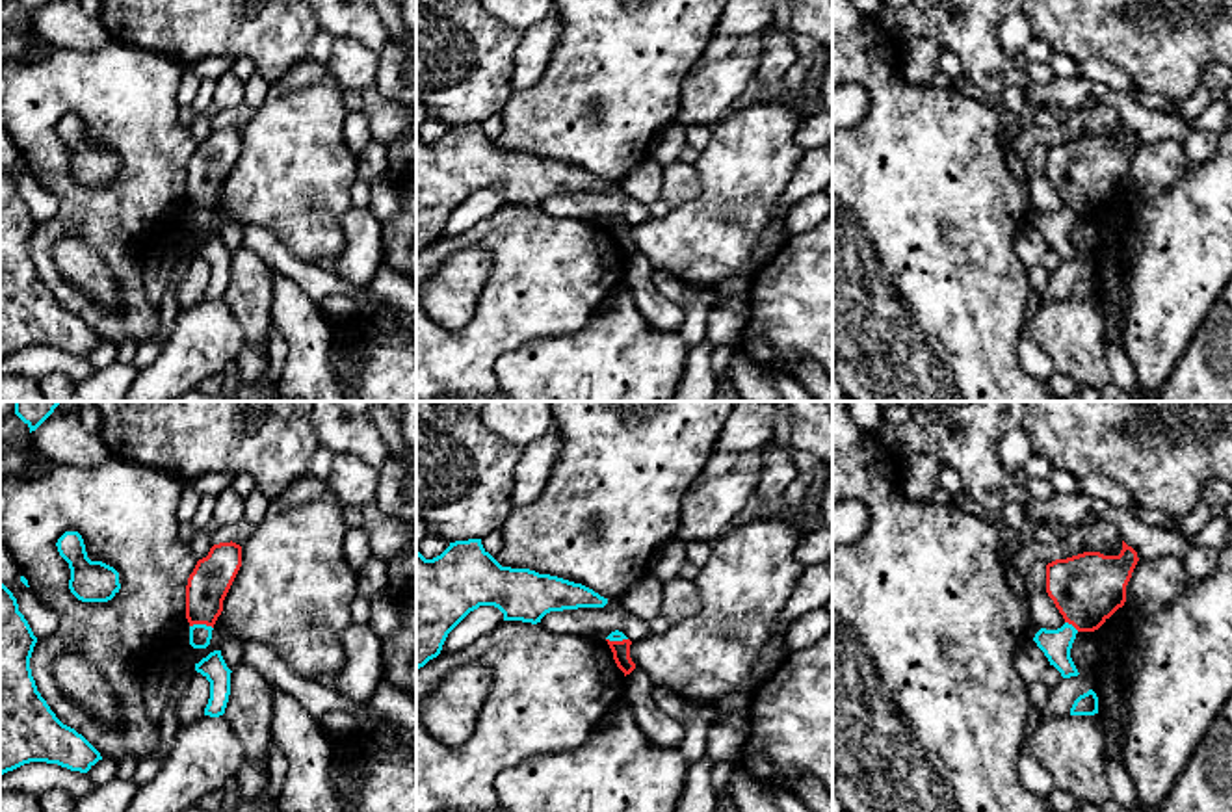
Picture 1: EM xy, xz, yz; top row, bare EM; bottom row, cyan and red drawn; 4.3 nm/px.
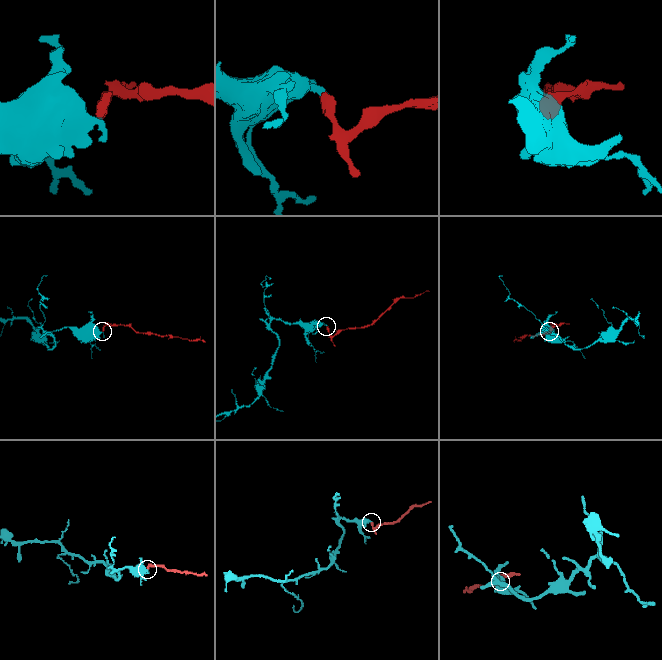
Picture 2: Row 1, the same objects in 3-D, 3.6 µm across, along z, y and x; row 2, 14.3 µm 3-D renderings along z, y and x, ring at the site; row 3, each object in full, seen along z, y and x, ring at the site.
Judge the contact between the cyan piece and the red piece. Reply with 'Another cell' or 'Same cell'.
Another cell

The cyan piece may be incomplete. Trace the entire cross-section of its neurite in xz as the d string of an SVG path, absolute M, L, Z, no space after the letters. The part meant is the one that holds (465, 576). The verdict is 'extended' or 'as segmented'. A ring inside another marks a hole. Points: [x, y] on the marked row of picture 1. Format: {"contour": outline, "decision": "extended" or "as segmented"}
{"contour": "M481 539L450 543L433 559L416 550L416 671L440 654L448 634L479 606L498 608L504 621L537 624L550 611L606 604L582 583L502 567Z", "decision": "as segmented"}

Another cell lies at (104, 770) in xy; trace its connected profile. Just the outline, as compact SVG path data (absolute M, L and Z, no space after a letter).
M102 758L87 771L87 777L95 786L102 786L117 777L119 762L113 758Z

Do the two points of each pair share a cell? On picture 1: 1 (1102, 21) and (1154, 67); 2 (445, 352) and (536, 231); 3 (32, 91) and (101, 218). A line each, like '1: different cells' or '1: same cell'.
1: same cell
2: same cell
3: same cell

